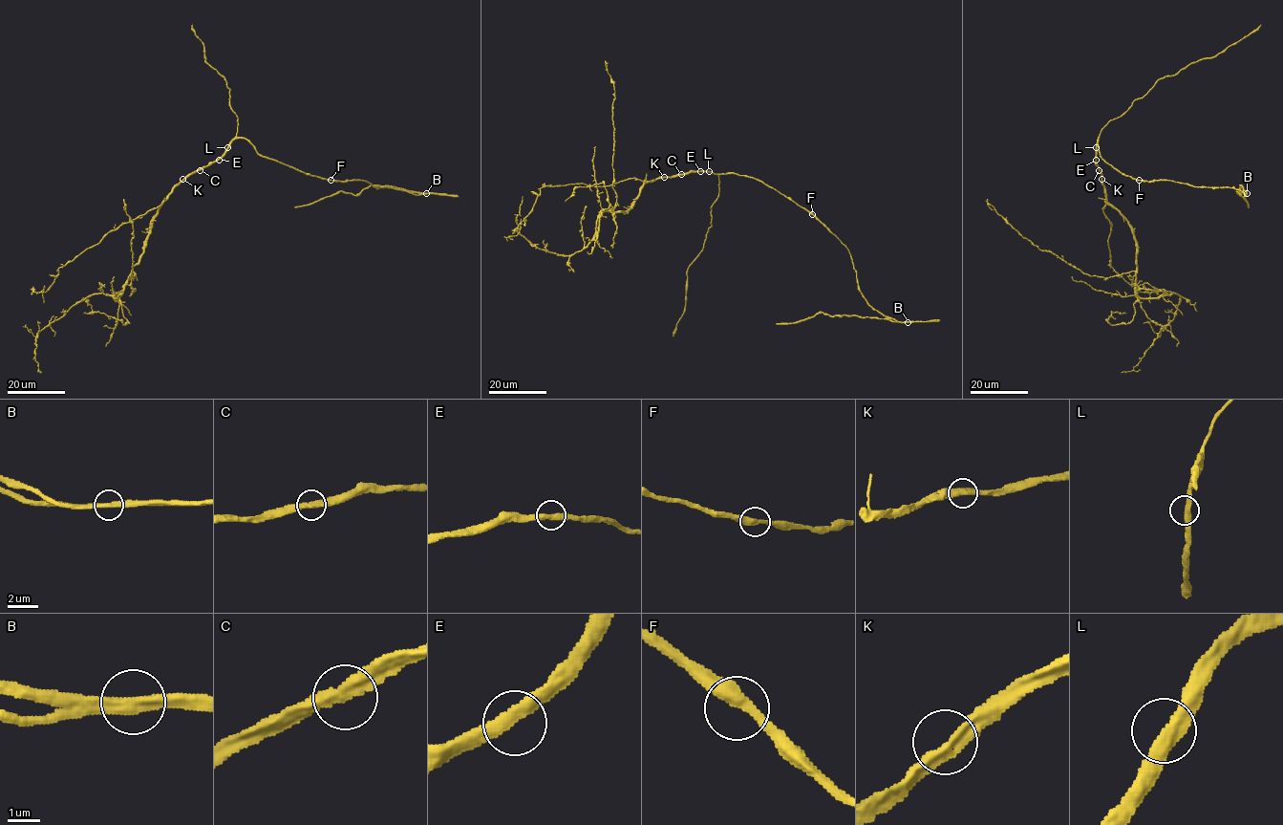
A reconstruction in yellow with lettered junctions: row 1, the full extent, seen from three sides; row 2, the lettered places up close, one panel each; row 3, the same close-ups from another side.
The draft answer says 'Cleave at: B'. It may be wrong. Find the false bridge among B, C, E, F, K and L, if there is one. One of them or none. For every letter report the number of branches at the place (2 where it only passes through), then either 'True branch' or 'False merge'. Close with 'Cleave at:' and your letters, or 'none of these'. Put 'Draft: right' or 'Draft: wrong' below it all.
B: Branches: 2. False merge
C: Branches: 2. True branch
E: Branches: 2. True branch
F: Branches: 2. True branch
K: Branches: 2. True branch
L: Branches: 2. True branch
Cleave at: B
Draft: right

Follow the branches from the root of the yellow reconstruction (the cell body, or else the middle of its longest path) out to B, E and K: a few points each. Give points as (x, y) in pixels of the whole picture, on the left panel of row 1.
B: (228, 148), (233, 140), (245, 138), (259, 154), (306, 173), (427, 193)
E: (228, 148), (219, 160)
K: (228, 148), (220, 159), (182, 179)

